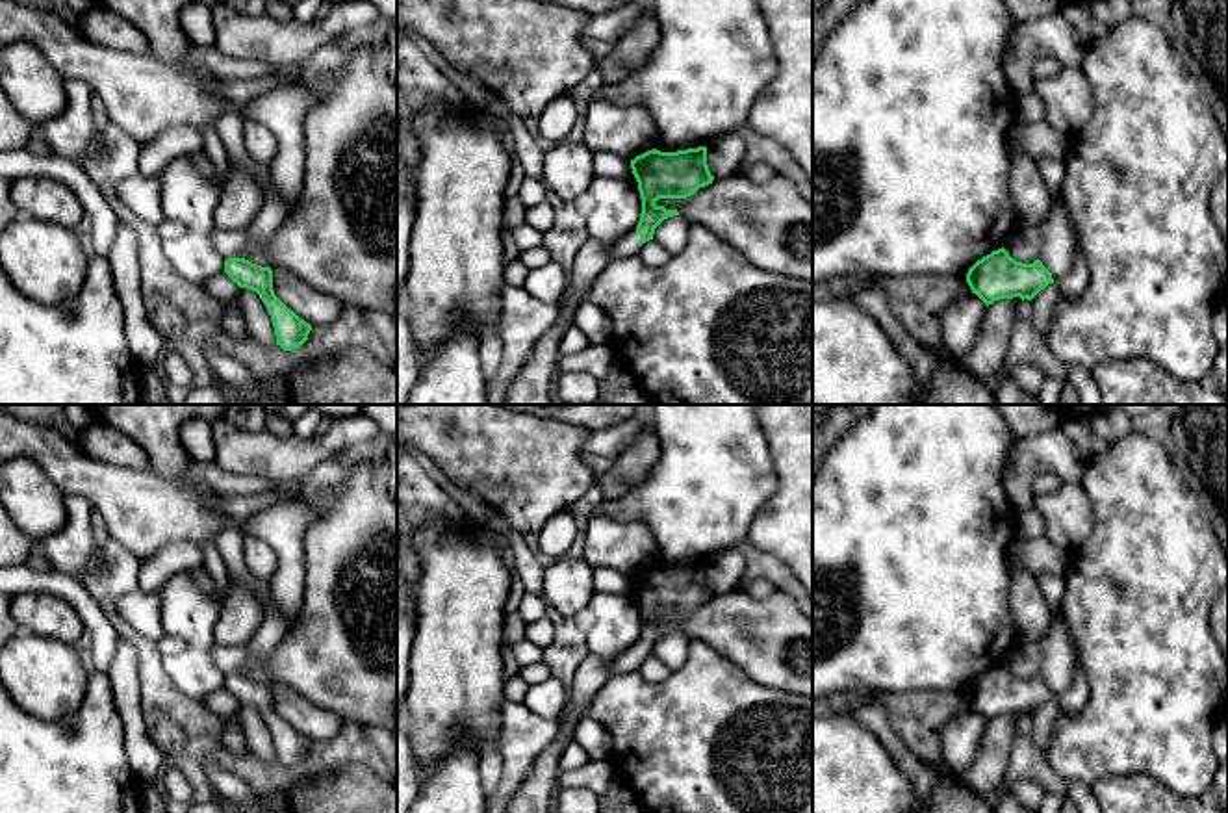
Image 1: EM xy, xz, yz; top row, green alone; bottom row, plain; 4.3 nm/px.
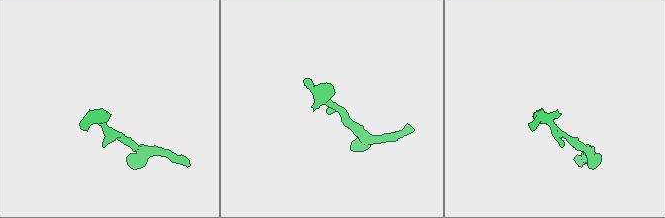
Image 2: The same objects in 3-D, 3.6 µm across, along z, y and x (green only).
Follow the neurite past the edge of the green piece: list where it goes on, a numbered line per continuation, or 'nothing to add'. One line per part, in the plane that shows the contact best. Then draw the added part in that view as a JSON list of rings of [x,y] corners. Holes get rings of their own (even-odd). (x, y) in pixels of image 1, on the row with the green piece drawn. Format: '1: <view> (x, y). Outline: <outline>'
1: xz (629, 244). Outline: [[[636,226],[633,230],[629,230],[627,234],[623,234],[620,239],[614,241],[610,252],[608,252],[608,260],[614,258],[623,258],[623,256],[634,256],[638,254],[638,251],[642,249],[642,239],[636,232]]]

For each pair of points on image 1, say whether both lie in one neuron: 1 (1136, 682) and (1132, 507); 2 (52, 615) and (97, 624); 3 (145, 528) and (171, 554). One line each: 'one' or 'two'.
1: one
2: two
3: two

